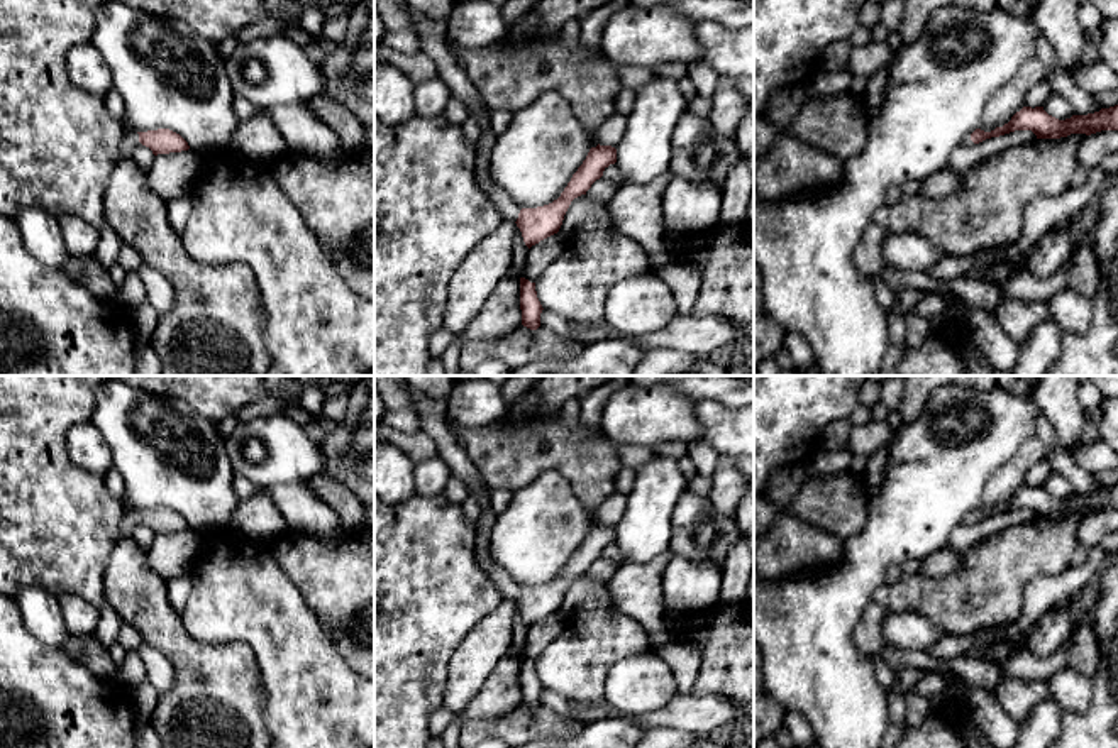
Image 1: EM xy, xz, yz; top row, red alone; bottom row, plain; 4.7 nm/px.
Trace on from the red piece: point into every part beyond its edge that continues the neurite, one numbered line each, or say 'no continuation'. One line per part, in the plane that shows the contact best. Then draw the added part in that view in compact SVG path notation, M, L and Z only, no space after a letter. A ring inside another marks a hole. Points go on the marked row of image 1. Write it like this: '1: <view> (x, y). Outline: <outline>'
1: xz (509, 210). Outline: M490 166L478 174L481 191L491 200L503 220L517 222L520 208L517 203L491 179Z

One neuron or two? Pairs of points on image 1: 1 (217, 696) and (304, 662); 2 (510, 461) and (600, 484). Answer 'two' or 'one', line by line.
1: two
2: one

